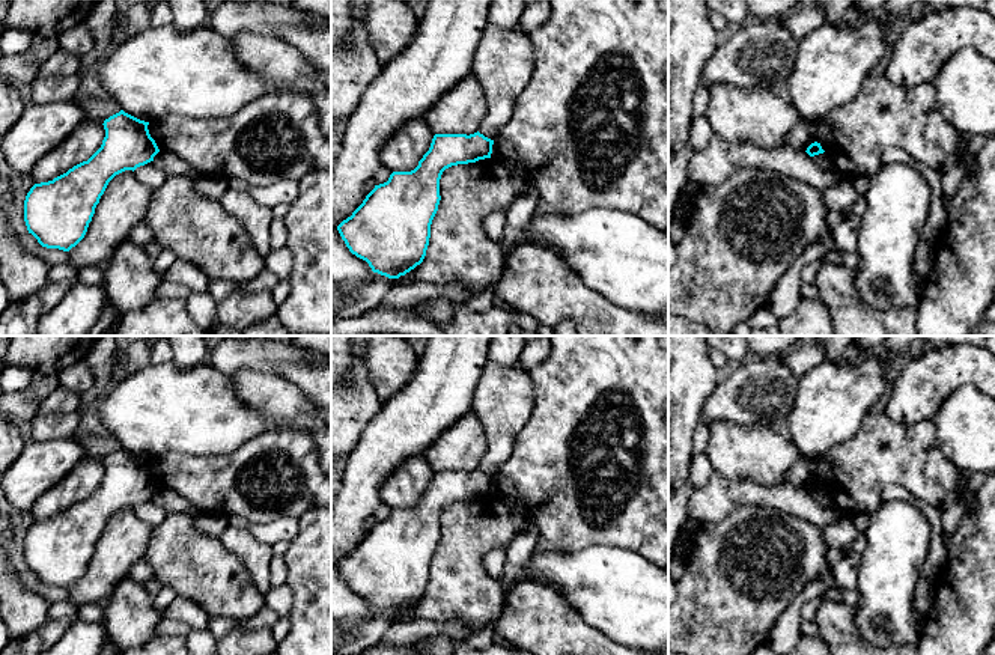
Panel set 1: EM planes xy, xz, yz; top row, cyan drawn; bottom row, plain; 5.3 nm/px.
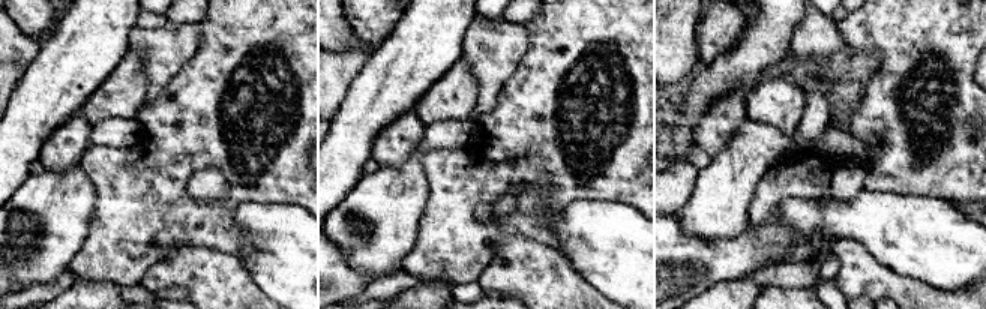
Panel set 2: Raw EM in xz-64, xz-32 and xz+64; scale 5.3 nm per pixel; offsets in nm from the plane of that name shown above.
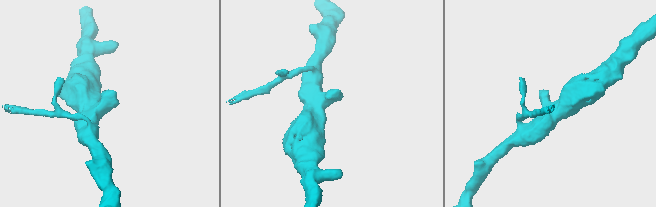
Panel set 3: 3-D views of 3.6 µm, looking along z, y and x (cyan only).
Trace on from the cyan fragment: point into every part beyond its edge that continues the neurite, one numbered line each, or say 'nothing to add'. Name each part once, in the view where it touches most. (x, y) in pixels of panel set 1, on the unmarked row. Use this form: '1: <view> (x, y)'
nothing to add

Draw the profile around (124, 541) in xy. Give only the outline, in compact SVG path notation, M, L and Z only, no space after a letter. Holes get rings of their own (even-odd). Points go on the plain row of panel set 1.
M132 507L116 512L95 545L84 575L68 589L69 602L78 608L110 598L117 583L146 553L152 530Z

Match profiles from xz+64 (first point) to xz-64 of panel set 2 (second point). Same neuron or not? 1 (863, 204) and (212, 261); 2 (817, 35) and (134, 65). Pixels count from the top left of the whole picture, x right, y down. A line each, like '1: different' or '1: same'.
1: different
2: different

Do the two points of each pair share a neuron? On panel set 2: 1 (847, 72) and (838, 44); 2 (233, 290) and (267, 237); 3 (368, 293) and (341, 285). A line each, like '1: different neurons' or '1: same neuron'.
1: different neurons
2: different neurons
3: different neurons

